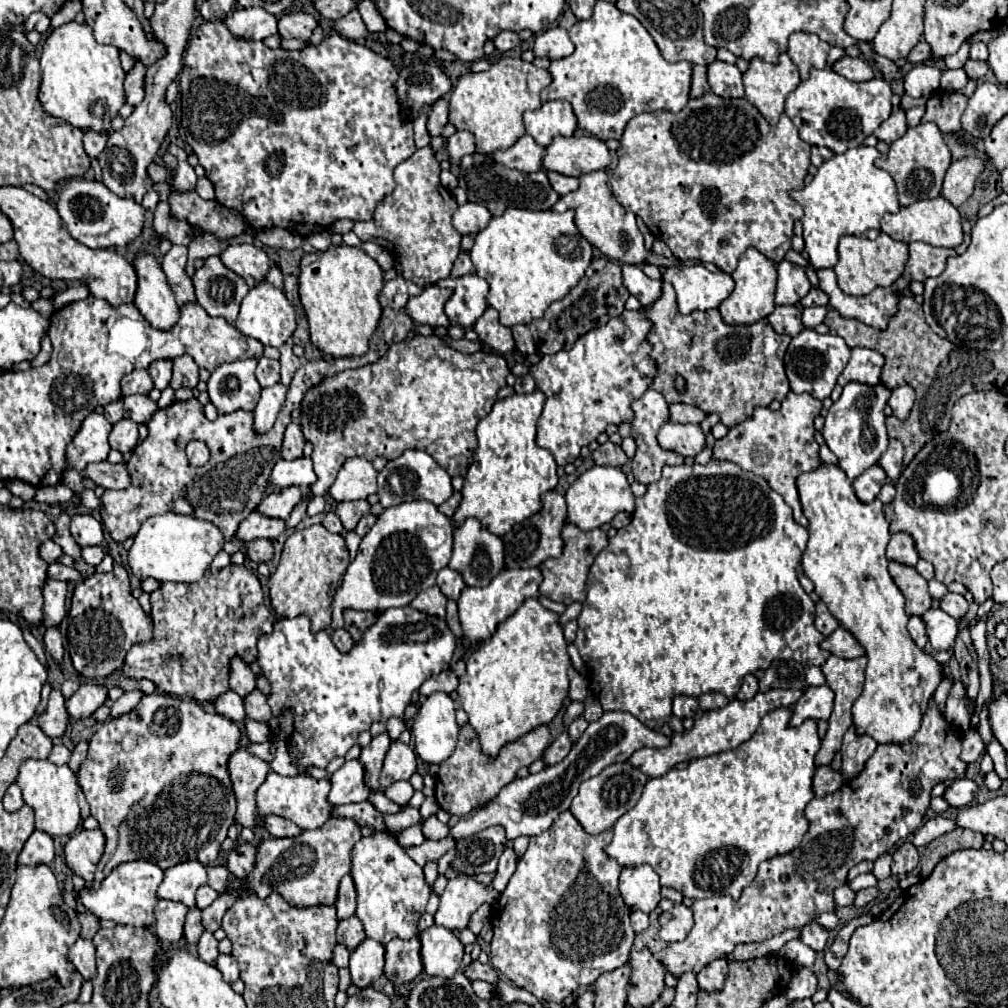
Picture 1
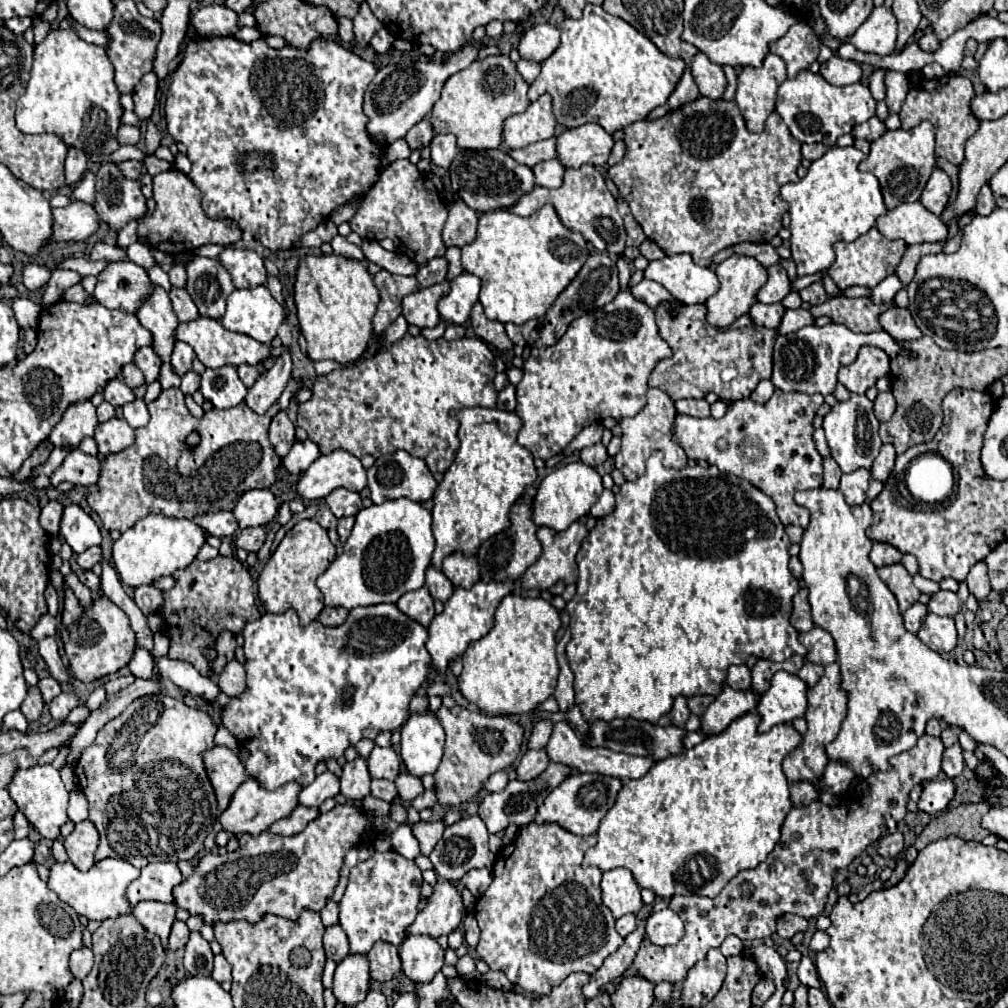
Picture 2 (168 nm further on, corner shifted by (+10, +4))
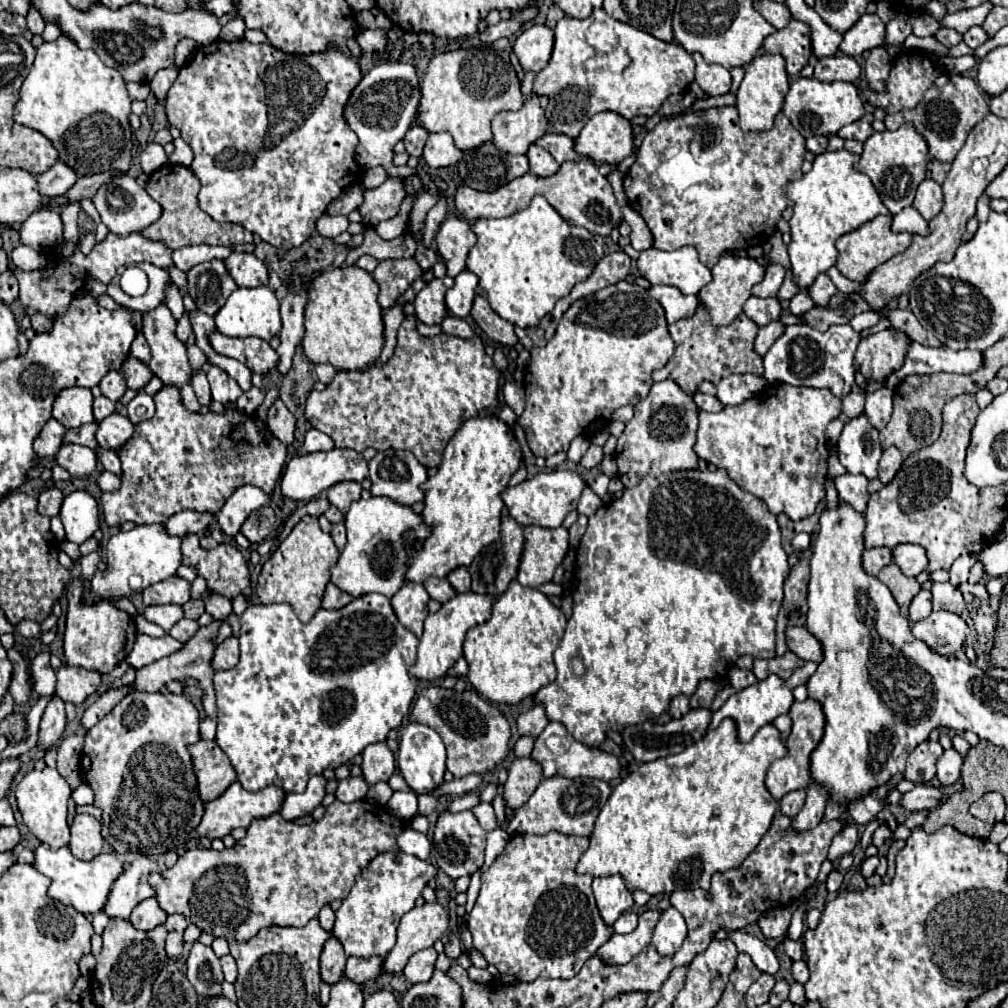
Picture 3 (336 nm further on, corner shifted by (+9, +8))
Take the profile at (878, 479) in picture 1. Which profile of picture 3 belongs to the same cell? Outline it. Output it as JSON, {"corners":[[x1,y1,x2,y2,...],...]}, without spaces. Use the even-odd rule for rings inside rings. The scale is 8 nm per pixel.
{"corners":[[842,474,838,478,834,478,836,490,838,490,838,498,840,502,846,502,850,506,854,506,858,512,866,512,868,506,868,478,862,474]]}

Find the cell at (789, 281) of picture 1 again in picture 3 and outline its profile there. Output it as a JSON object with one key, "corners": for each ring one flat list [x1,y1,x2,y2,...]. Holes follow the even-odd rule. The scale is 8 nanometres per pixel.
{"corners":[[770,264,766,266,766,276,760,284,756,284,752,288,752,294,758,296,758,298,770,298,770,296,778,296,778,290,782,286,782,280,784,280,784,266,780,264]]}

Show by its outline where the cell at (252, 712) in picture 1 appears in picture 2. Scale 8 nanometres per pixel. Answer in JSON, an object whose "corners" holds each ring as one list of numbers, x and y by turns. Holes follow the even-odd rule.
{"corners":[[237,658,227,662,223,666,221,674,217,676,217,684,227,696,239,696,245,690,245,668,243,668,243,664]]}

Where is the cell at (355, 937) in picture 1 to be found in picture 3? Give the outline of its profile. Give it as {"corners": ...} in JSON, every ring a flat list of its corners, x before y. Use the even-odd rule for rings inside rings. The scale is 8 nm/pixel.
{"corners":[[330,936,324,944,324,952,320,956,320,976,324,982,328,984,334,984,338,982,338,978,342,976,344,972,344,966,346,966,346,952,340,944,340,940,336,936]]}

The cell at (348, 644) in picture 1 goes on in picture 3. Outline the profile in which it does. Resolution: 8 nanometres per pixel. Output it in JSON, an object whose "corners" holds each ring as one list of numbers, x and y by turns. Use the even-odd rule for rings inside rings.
{"corners":[[328,584,326,586,324,600,322,600,322,608,326,608,326,610,340,610,340,608,344,608,350,602,352,602,350,594,338,590,334,584]]}

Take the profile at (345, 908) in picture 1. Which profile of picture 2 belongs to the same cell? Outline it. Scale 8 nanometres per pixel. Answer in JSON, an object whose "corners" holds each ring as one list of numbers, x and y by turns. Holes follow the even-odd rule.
{"corners":[[329,900,327,904,325,904,325,908,321,910,321,922,323,922,323,926,333,926,333,924,337,924,337,920,339,920,339,904,335,904,333,900]]}

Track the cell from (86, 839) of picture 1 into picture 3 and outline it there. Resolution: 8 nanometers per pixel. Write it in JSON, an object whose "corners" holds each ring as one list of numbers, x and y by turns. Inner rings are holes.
{"corners":[[80,814,72,820,70,850,80,860,92,860,102,852,104,840,100,836,100,822,90,814]]}

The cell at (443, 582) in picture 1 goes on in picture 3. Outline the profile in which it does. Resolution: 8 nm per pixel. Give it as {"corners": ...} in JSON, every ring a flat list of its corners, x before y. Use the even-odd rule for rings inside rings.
{"corners":[[430,576,426,582,424,582,424,588,426,592,430,594,430,598,438,600,438,602,448,602,456,592,454,588,450,586,450,582,446,578,436,578,436,576]]}

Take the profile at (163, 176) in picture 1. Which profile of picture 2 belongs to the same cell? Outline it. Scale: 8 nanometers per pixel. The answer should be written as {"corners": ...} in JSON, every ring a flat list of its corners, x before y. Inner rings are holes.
{"corners":[[127,160,127,162,121,162,119,164,119,170,125,178,129,180,139,180,141,176,141,162,135,162,135,160]]}

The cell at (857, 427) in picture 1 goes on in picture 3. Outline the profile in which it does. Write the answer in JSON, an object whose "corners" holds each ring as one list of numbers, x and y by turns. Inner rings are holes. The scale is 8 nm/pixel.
{"corners":[[860,414,844,424,836,448,842,466,850,474,864,474,868,480,876,478,882,446,878,430,870,424,866,414]]}

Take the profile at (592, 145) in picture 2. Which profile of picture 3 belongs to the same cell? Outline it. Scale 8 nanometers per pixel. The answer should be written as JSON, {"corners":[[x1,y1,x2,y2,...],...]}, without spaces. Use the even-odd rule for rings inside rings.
{"corners":[[600,112,574,138,574,150,600,164,620,164,634,152,632,126,614,112]]}

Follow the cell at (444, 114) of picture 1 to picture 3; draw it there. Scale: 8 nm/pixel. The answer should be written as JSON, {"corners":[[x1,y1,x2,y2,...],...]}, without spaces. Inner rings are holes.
{"corners":[[416,124,416,126,412,126,412,128,408,130,408,134,404,136,402,142,404,142,406,152,408,152,410,156,422,156,422,150,424,150,426,140,428,140,428,130,426,130,424,126]]}

